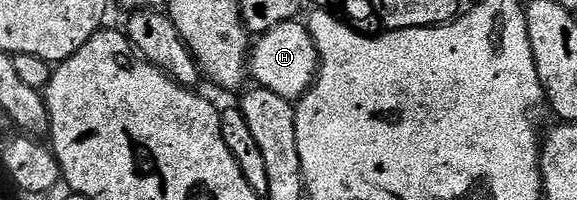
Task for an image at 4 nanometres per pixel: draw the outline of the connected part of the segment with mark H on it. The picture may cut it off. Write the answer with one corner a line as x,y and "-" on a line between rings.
301,20
282,21
280,27
272,27
272,31
261,34
253,42
248,58
248,73
254,77
261,88
276,91
291,103
297,102
305,95
318,77
318,48
312,39
309,28
301,25

